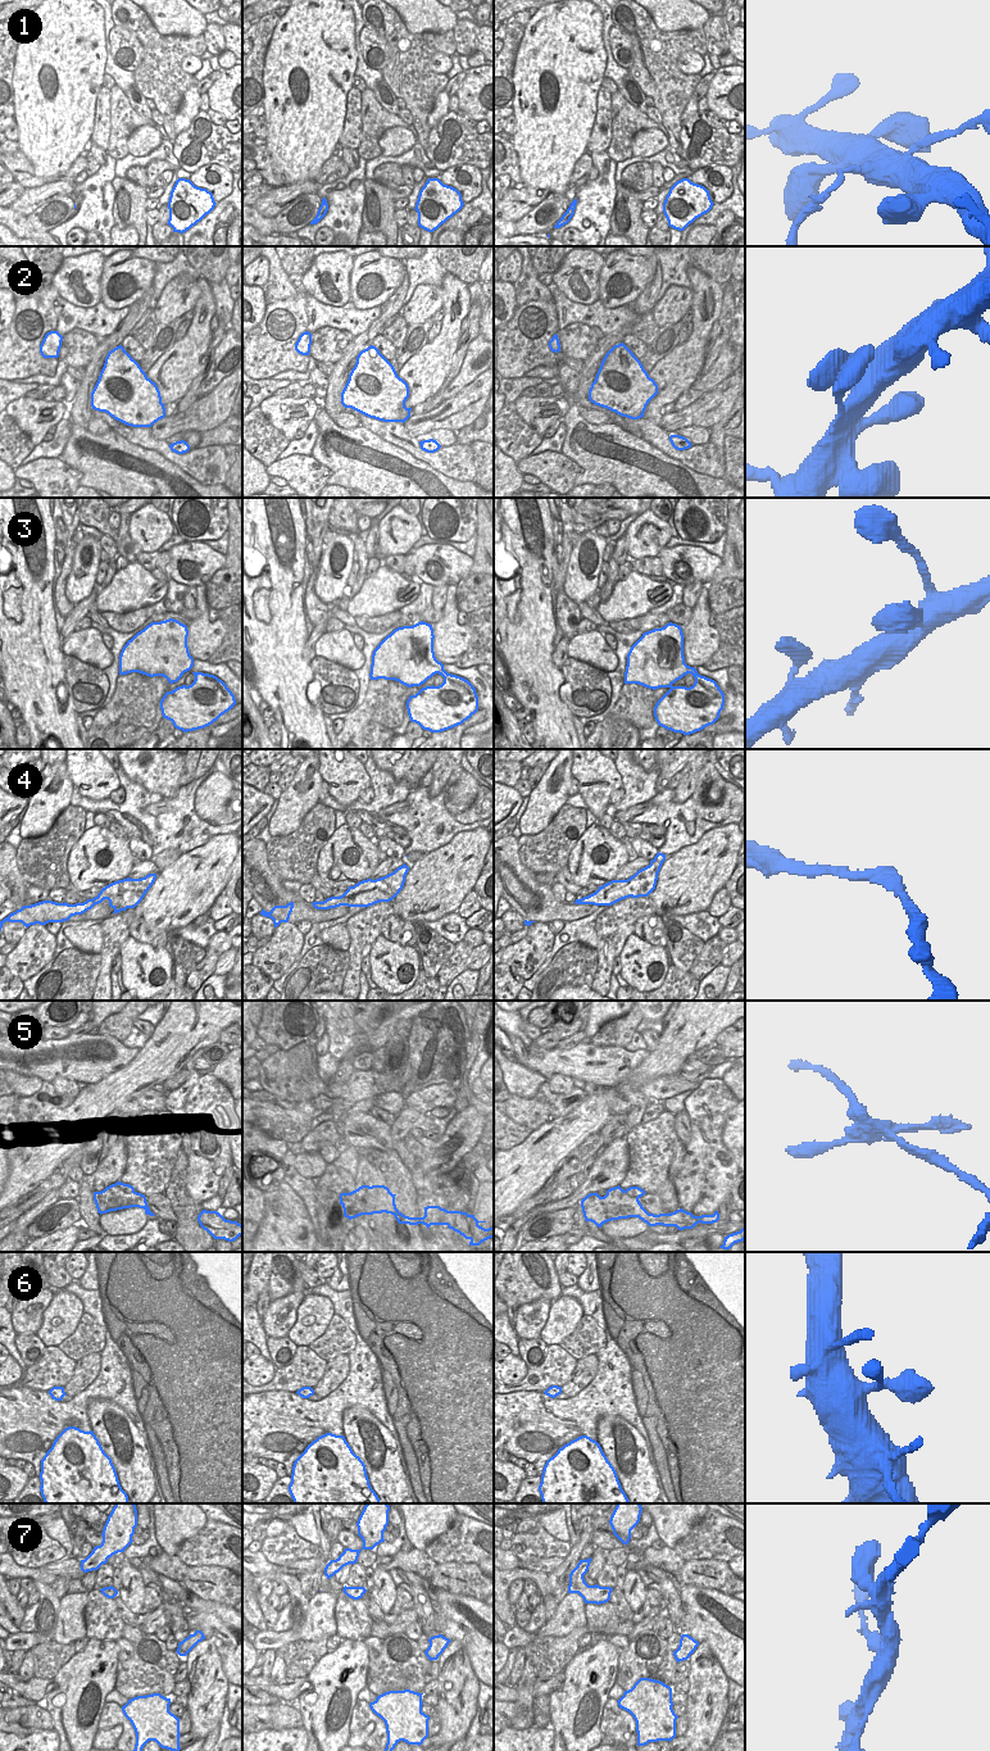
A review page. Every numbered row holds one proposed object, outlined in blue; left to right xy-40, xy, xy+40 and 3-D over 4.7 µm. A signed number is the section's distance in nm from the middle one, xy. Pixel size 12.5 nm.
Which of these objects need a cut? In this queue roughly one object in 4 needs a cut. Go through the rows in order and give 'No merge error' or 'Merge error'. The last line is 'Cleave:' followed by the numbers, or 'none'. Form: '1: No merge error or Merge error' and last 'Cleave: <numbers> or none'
1: Merge error
2: No merge error
3: No merge error
4: No merge error
5: Merge error
6: No merge error
7: No merge error
Cleave: 1, 5

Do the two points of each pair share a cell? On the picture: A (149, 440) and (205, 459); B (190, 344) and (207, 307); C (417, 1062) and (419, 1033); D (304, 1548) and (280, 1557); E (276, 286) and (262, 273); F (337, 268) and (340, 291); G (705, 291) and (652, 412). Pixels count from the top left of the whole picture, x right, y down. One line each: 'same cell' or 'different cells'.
A: same cell
B: same cell
C: same cell
D: same cell
E: different cells
F: same cell
G: same cell

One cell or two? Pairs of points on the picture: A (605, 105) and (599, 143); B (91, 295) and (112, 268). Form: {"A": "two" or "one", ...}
{"A": "one", "B": "two"}

